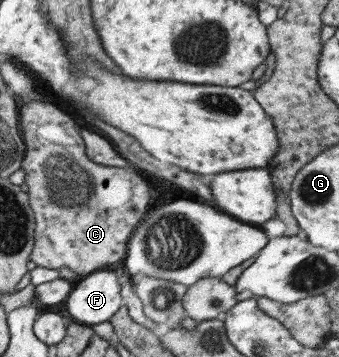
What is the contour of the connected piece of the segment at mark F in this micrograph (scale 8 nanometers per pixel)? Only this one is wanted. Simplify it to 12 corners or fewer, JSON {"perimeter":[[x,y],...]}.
{"perimeter":[[108,268],[82,279],[66,311],[91,327],[122,305],[119,276]]}

